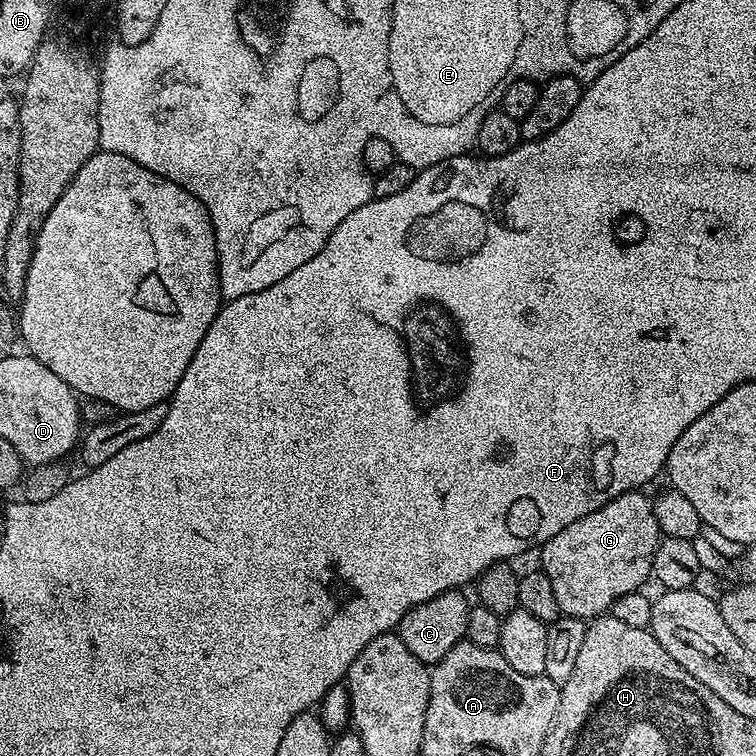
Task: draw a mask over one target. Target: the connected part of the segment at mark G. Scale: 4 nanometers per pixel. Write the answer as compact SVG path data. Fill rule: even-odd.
M643 491L627 492L618 498L608 500L594 514L586 514L586 518L578 518L578 522L570 522L566 530L558 530L554 538L539 545L539 569L550 578L551 589L561 613L576 616L585 622L603 616L611 609L612 604L622 594L641 591L644 583L652 576L652 563L656 547L660 545L662 533L658 526L658 518L654 518L652 500L644 497Z

